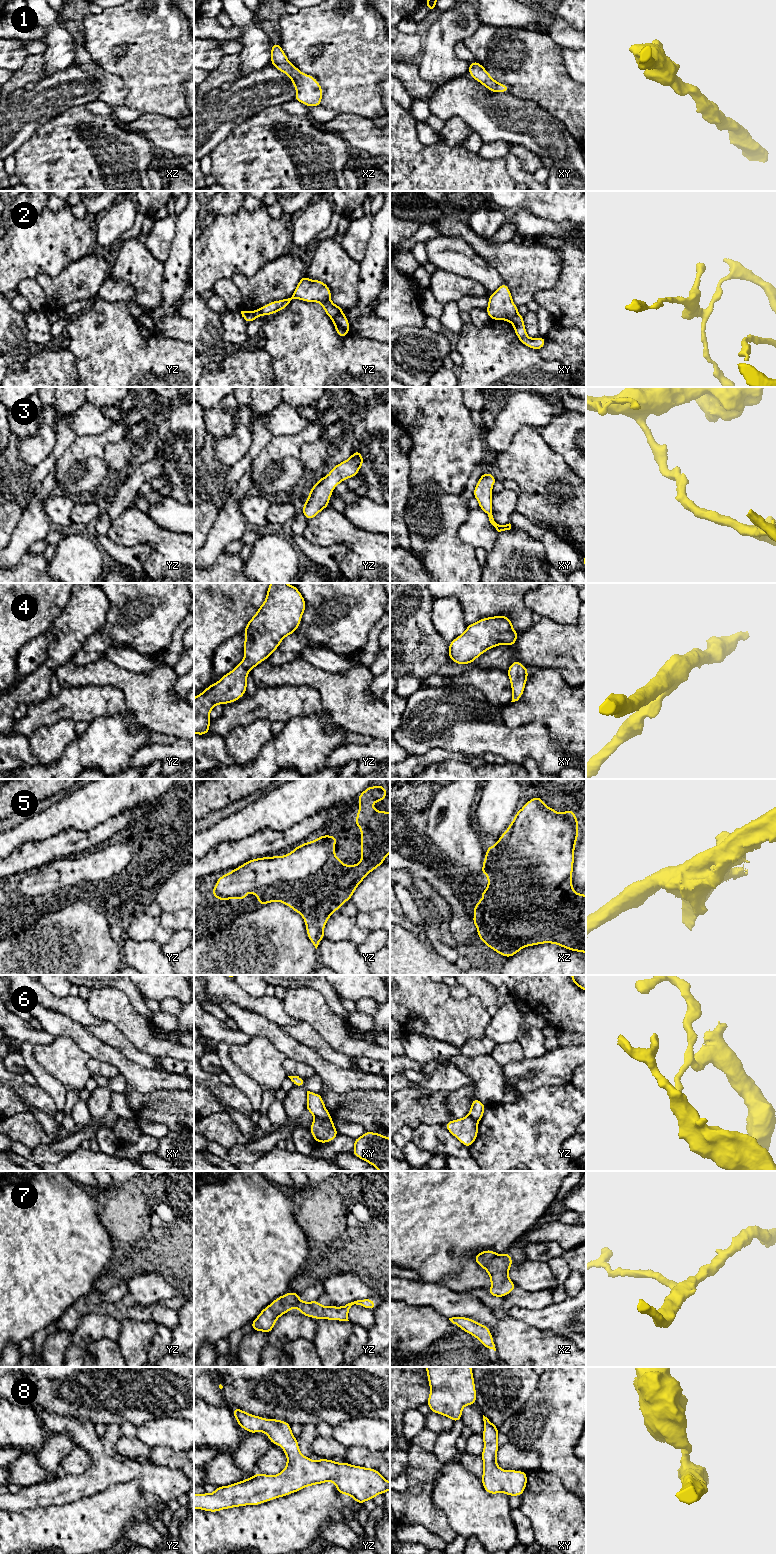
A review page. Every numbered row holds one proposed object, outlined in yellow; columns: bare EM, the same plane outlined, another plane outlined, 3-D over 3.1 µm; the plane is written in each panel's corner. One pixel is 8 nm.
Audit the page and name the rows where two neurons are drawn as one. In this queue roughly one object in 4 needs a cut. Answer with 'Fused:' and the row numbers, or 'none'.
Fused: 2, 6

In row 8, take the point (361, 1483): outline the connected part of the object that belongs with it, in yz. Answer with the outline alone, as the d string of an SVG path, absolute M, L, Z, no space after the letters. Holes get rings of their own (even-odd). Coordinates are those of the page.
M231 1410L240 1428L250 1434L264 1432L273 1445L280 1445L287 1457L286 1467L277 1475L255 1474L228 1486L216 1487L211 1494L194 1494L194 1509L218 1512L223 1509L256 1506L298 1492L307 1486L334 1482L336 1490L363 1504L390 1490L390 1482L372 1468L338 1463L320 1458L313 1461L299 1450L291 1425L240 1410Z

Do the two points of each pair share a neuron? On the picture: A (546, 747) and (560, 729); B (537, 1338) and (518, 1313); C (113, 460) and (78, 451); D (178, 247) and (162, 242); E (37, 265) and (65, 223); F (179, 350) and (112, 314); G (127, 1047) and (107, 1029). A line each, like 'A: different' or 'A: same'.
A: different
B: different
C: different
D: different
E: same
F: same
G: same

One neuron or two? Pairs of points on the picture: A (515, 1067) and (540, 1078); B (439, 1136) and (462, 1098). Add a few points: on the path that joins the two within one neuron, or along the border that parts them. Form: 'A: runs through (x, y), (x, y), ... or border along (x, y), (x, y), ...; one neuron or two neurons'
A: runs through (522, 1067), (534, 1067), (538, 1071); one neuron
B: border along (443, 1124), (419, 1125); two neurons

